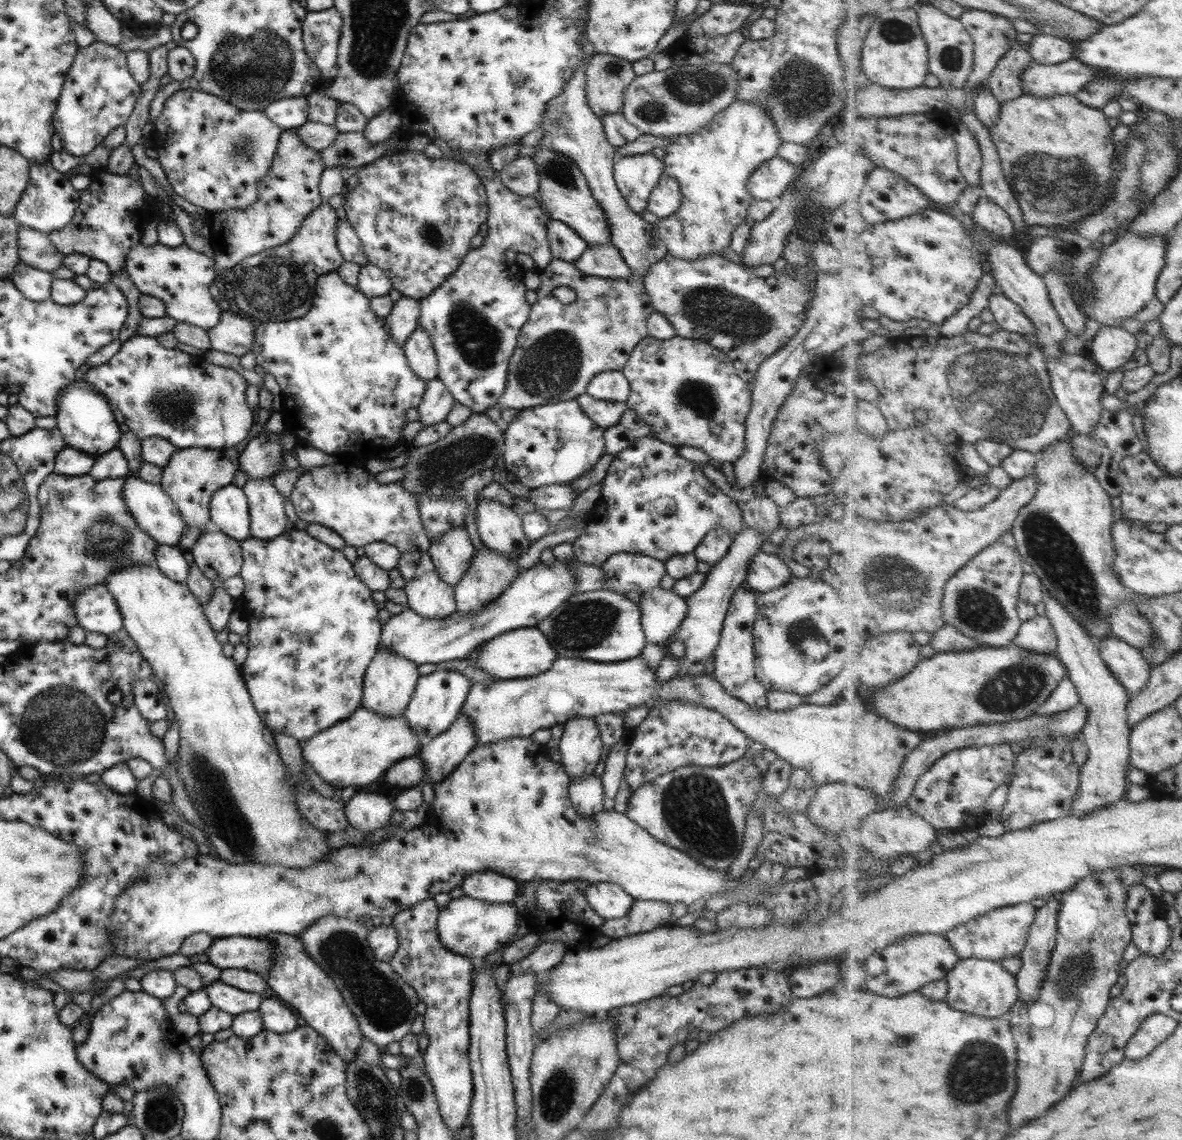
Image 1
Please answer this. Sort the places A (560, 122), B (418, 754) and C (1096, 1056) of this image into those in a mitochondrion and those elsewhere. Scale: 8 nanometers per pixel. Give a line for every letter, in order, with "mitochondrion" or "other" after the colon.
A: mitochondrion
B: other
C: other

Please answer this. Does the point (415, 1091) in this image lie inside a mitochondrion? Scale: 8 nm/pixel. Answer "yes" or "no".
yes

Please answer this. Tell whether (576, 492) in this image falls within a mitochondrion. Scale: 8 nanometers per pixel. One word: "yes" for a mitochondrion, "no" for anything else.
no

